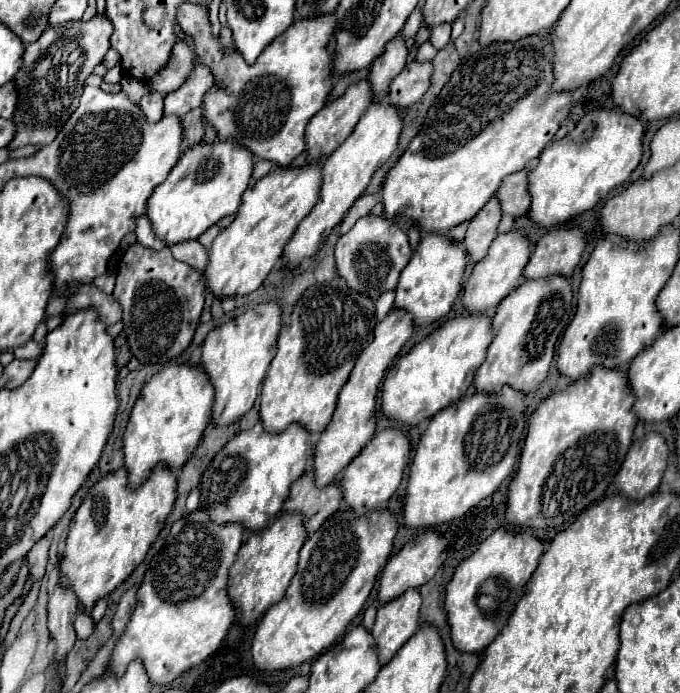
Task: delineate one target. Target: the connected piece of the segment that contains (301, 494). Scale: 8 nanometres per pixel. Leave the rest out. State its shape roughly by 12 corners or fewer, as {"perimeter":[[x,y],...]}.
{"perimeter":[[304,472],[284,502],[284,512],[302,512],[308,534],[338,510],[342,488],[316,486]]}

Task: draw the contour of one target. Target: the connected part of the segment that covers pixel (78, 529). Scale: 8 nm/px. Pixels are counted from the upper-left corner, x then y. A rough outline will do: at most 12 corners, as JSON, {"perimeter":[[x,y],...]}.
{"perimeter":[[158,464],[84,496],[60,560],[82,608],[144,560],[176,500]]}

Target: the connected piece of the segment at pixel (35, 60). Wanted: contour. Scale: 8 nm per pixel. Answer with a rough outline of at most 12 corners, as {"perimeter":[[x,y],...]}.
{"perimeter":[[48,26],[14,78],[10,150],[46,146],[78,108],[112,26]]}

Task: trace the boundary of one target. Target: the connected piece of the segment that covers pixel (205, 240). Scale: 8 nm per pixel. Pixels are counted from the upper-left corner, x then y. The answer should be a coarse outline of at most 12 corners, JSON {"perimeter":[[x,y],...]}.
{"perimeter":[[234,216],[222,218],[222,222],[214,224],[206,230],[198,240],[210,250],[214,238],[230,226]]}

